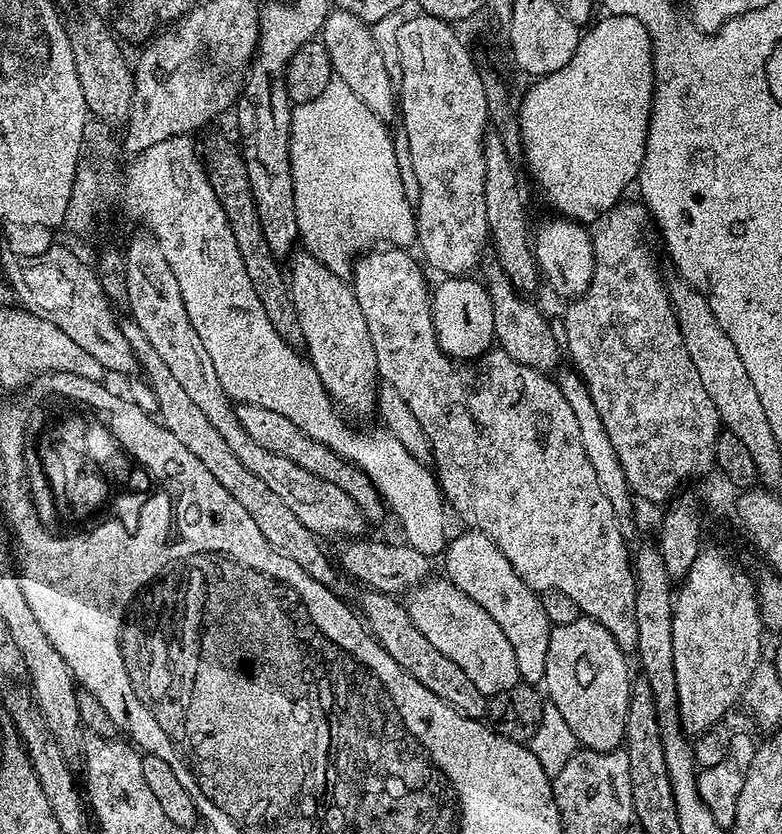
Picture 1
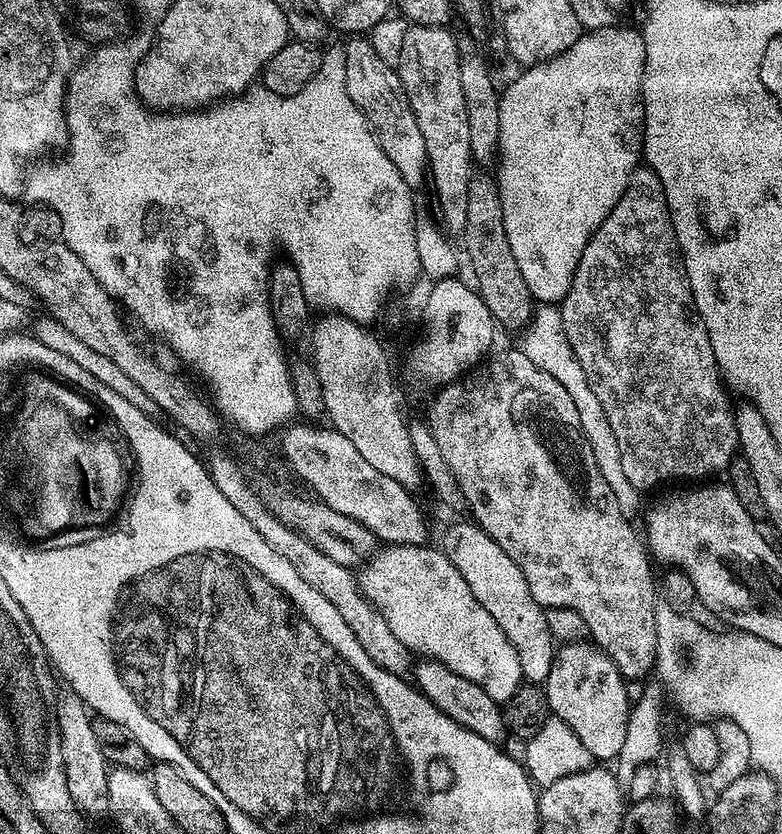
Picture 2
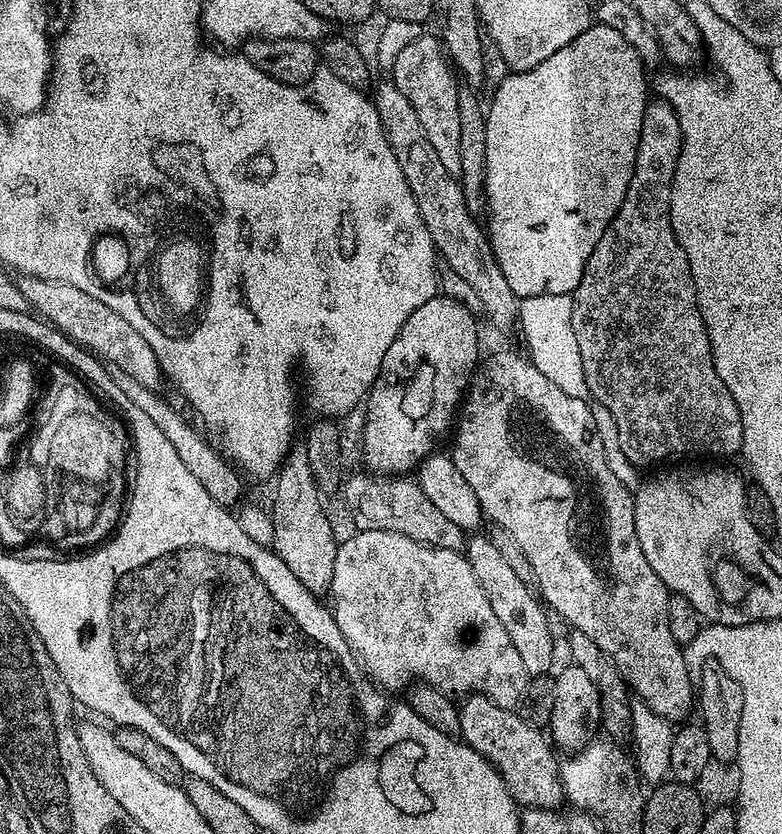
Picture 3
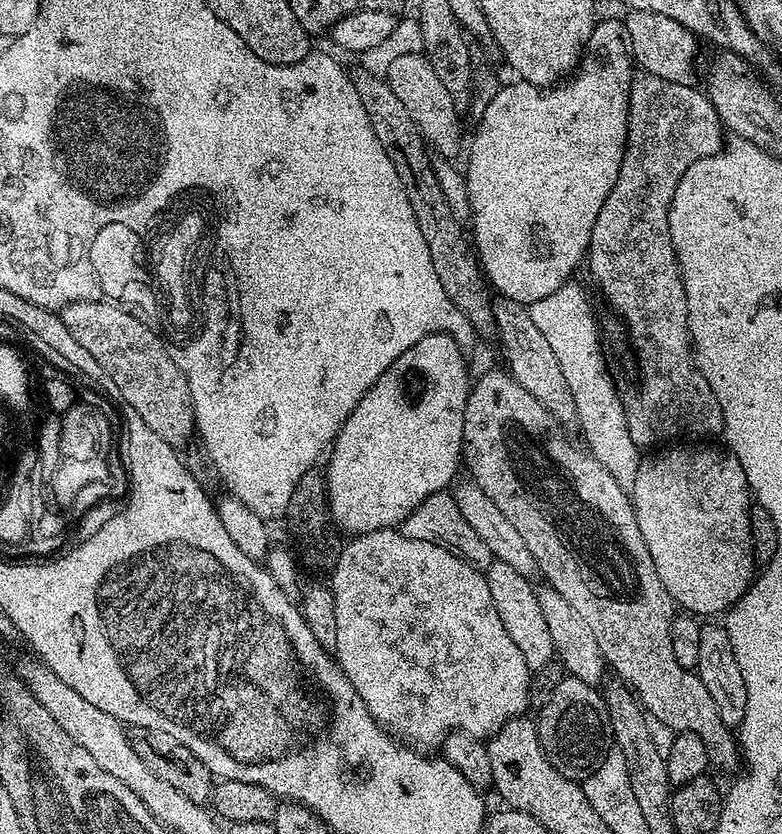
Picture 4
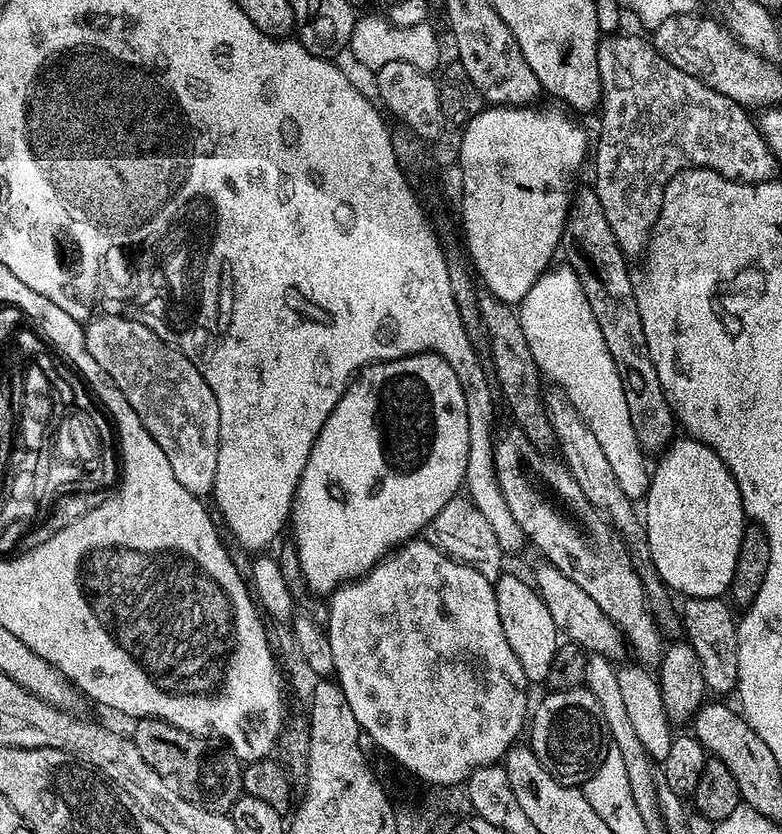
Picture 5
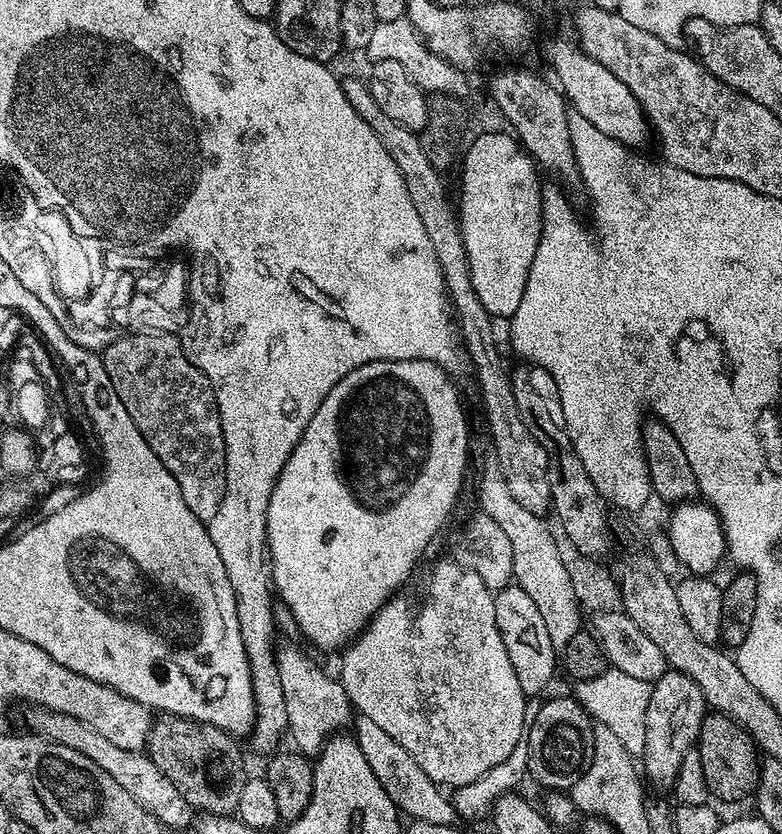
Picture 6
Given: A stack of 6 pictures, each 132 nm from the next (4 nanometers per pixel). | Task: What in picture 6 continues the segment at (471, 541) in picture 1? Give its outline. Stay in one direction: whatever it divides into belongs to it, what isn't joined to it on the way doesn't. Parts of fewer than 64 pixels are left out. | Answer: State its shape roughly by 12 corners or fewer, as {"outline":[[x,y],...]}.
{"outline":[[511,582],[494,595],[525,697],[547,690],[558,650],[538,606]]}

